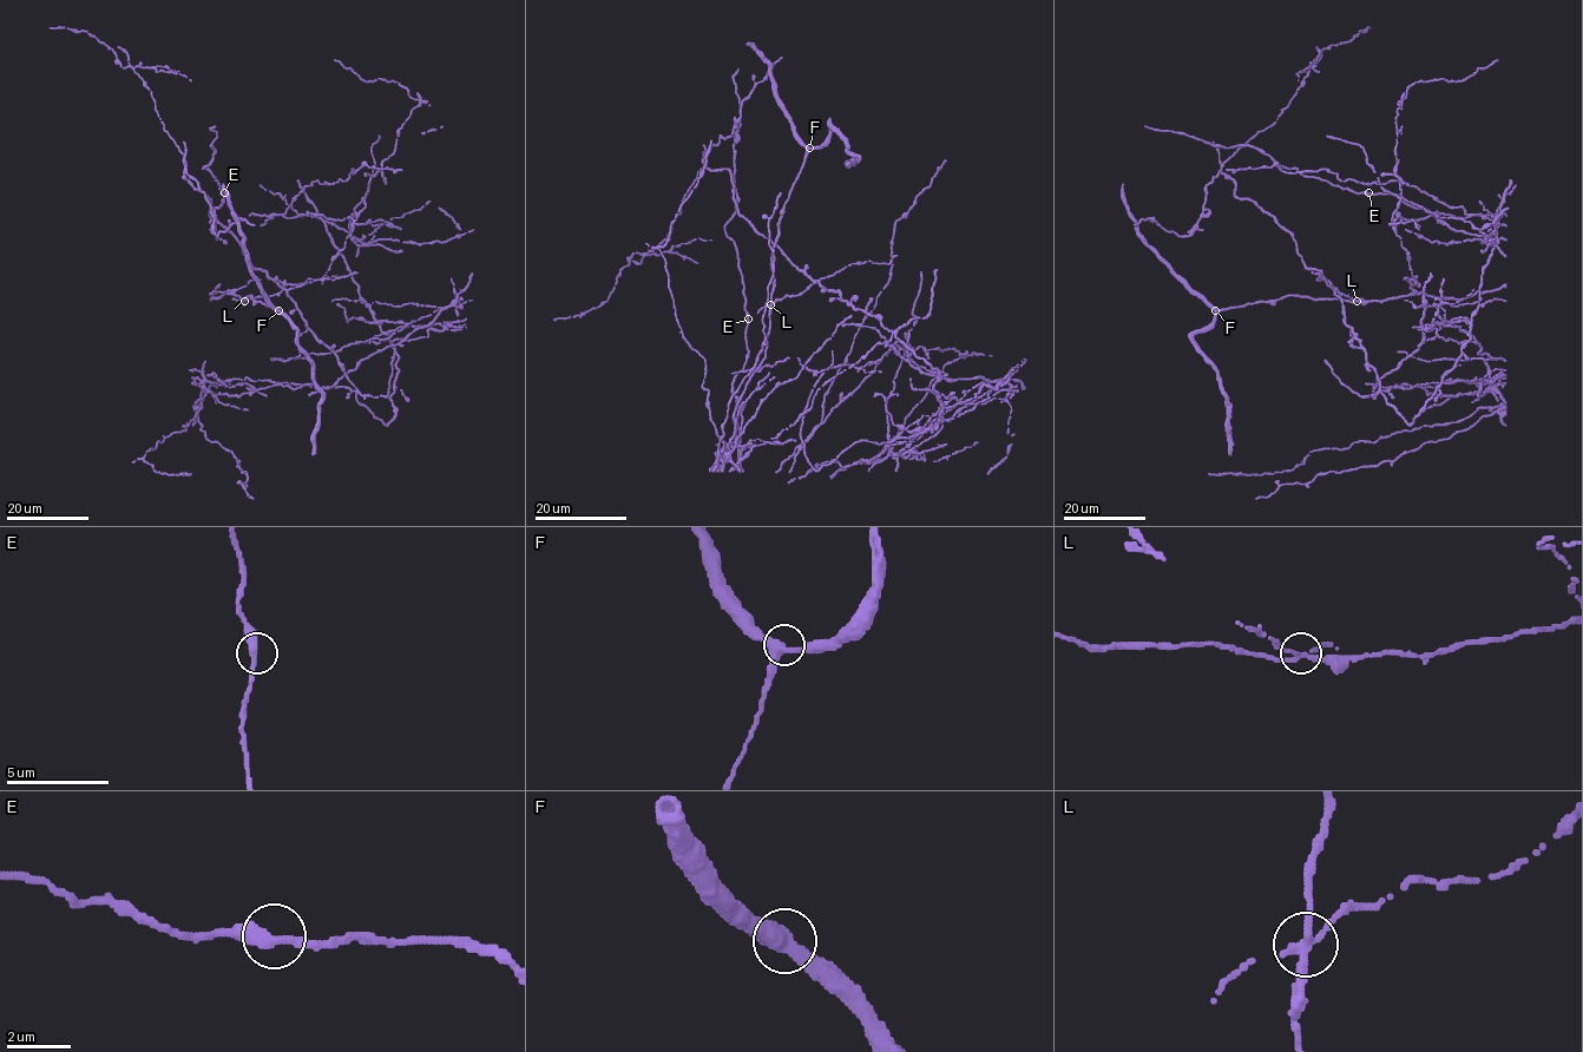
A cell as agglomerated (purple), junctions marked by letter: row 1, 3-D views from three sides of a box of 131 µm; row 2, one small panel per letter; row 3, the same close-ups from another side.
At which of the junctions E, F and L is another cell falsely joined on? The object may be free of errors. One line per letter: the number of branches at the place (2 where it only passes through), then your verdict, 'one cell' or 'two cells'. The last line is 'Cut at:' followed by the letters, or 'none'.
E: branches 2; one cell
F: branches 3; one cell
L: branches 3; two cells
Cut at: L

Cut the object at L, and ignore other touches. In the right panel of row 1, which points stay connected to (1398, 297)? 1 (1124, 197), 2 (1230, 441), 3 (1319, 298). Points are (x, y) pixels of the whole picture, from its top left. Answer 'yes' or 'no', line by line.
1: yes
2: yes
3: yes

